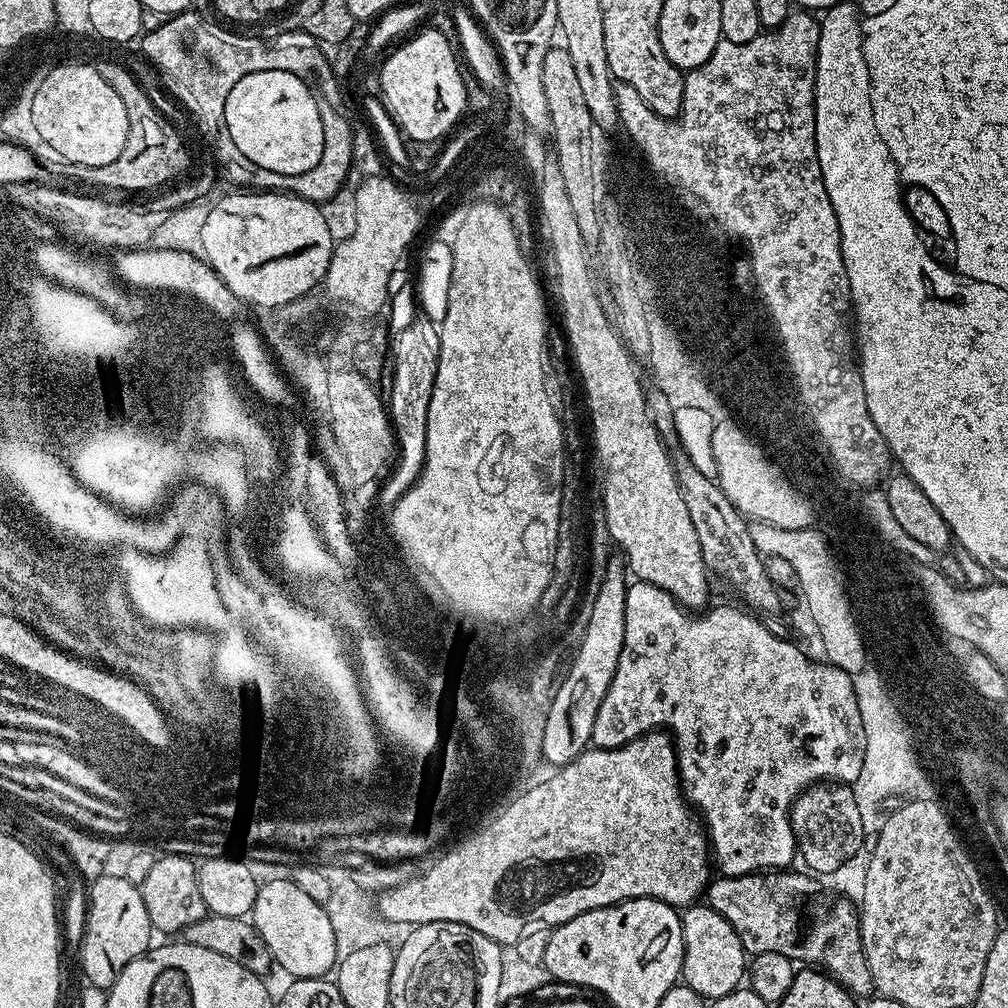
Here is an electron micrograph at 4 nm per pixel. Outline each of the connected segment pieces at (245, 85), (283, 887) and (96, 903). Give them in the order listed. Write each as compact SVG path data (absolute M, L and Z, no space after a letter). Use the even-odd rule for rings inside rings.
M262 70L262 74L249 74L237 82L226 98L226 118L235 137L236 145L246 153L250 162L259 162L266 171L276 168L276 172L304 174L304 168L317 166L322 157L323 134L320 104L312 97L313 89L307 88L305 81L293 73L280 70Z
M271 878L259 885L256 890L256 901L250 913L252 925L262 934L266 946L270 946L273 961L289 972L292 978L324 978L337 967L338 949L334 938L332 917L326 911L325 905L319 904L305 891L300 890L292 881Z
M102 875L91 881L86 893L87 920L82 927L85 936L80 948L80 964L88 975L89 985L107 990L128 963L148 951L153 943L154 929L139 887L131 884L127 877Z

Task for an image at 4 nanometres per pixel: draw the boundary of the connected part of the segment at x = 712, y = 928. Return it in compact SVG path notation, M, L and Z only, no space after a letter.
M706 902L689 904L680 912L684 943L683 983L705 1001L711 1002L735 992L746 980L746 953L734 926Z

